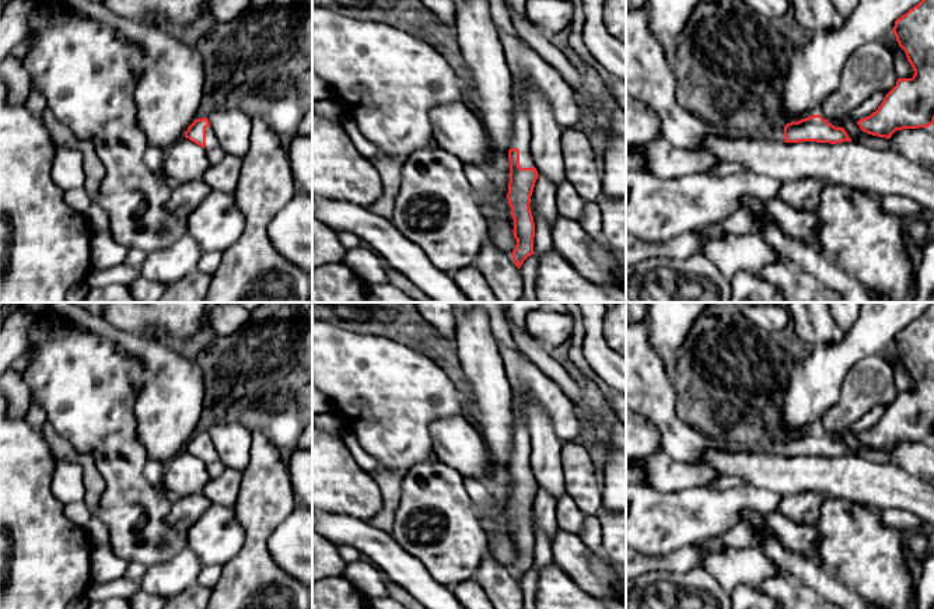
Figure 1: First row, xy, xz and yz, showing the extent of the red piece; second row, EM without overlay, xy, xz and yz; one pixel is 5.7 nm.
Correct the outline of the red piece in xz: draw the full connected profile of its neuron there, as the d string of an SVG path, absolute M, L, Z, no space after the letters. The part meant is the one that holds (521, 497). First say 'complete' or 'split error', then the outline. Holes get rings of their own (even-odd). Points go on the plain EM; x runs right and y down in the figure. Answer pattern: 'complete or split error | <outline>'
split error | M499 343L507 378L513 389L513 445L508 463L510 496L508 518L514 533L515 563L511 570L520 582L534 568L535 536L531 525L531 510L539 490L531 476L529 455L532 451L528 424L522 416L522 402L534 399L548 414L556 435L569 441L587 438L585 419L578 406L539 367L517 350Z

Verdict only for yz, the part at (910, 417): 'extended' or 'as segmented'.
as segmented

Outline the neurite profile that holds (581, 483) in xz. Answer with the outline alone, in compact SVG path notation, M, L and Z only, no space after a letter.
M563 441L560 449L566 493L585 515L597 515L602 510L602 483L588 452L588 442Z

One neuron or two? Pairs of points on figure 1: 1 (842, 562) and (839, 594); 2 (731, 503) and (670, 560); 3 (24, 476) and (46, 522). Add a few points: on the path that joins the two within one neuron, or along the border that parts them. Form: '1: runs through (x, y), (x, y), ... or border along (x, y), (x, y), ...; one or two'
1: border along (817, 560), (825, 570), (859, 594); two
2: border along (693, 542), (661, 555), (653, 555); two
3: runs through (24, 487), (24, 500), (35, 511); one

